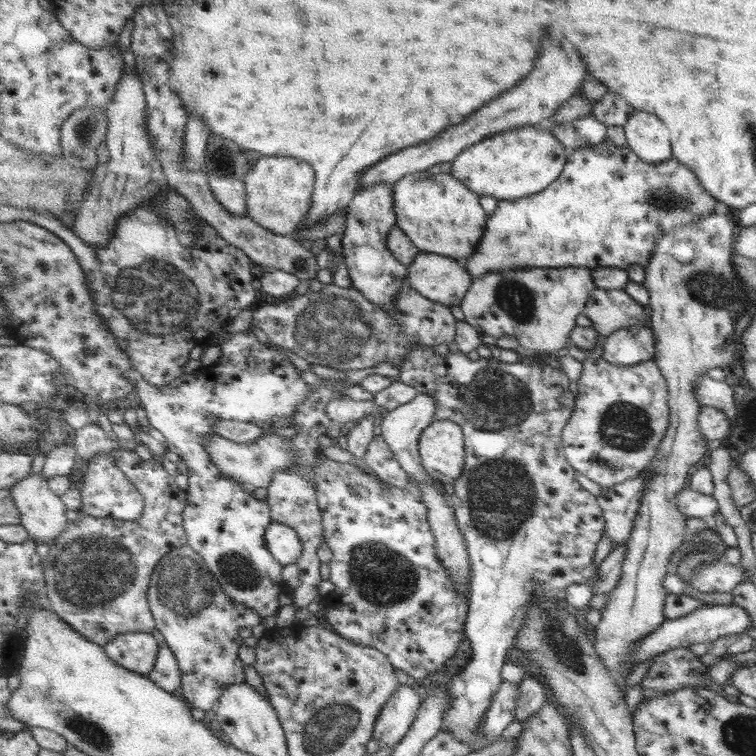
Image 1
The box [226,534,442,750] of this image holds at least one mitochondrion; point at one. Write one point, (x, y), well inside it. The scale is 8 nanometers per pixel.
(379, 576)

